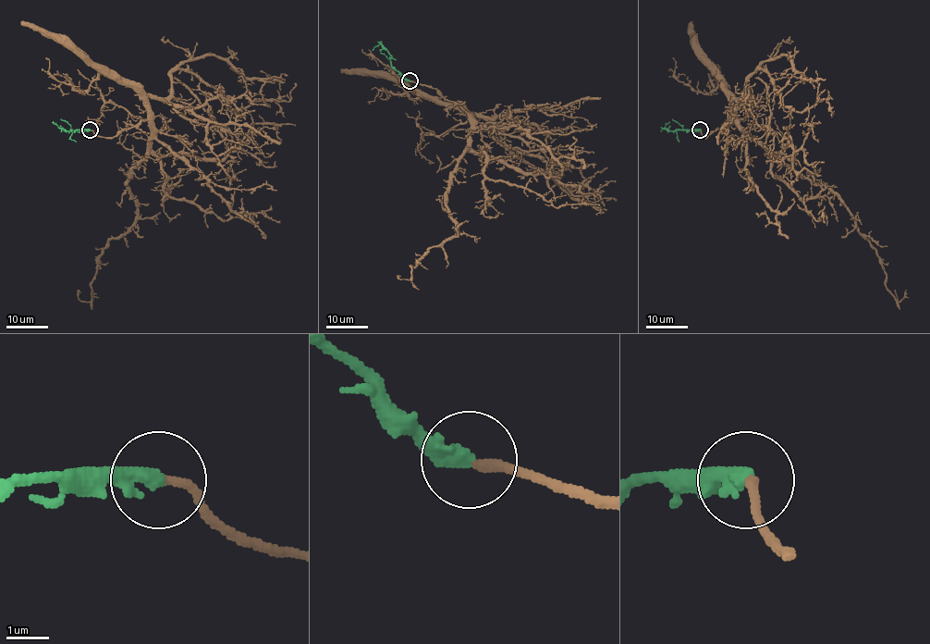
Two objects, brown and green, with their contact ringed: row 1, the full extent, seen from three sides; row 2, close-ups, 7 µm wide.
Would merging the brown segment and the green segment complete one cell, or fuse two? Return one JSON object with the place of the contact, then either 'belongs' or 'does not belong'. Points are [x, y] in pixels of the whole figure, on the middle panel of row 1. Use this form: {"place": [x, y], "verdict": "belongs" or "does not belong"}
{"place": [409, 80], "verdict": "belongs"}

